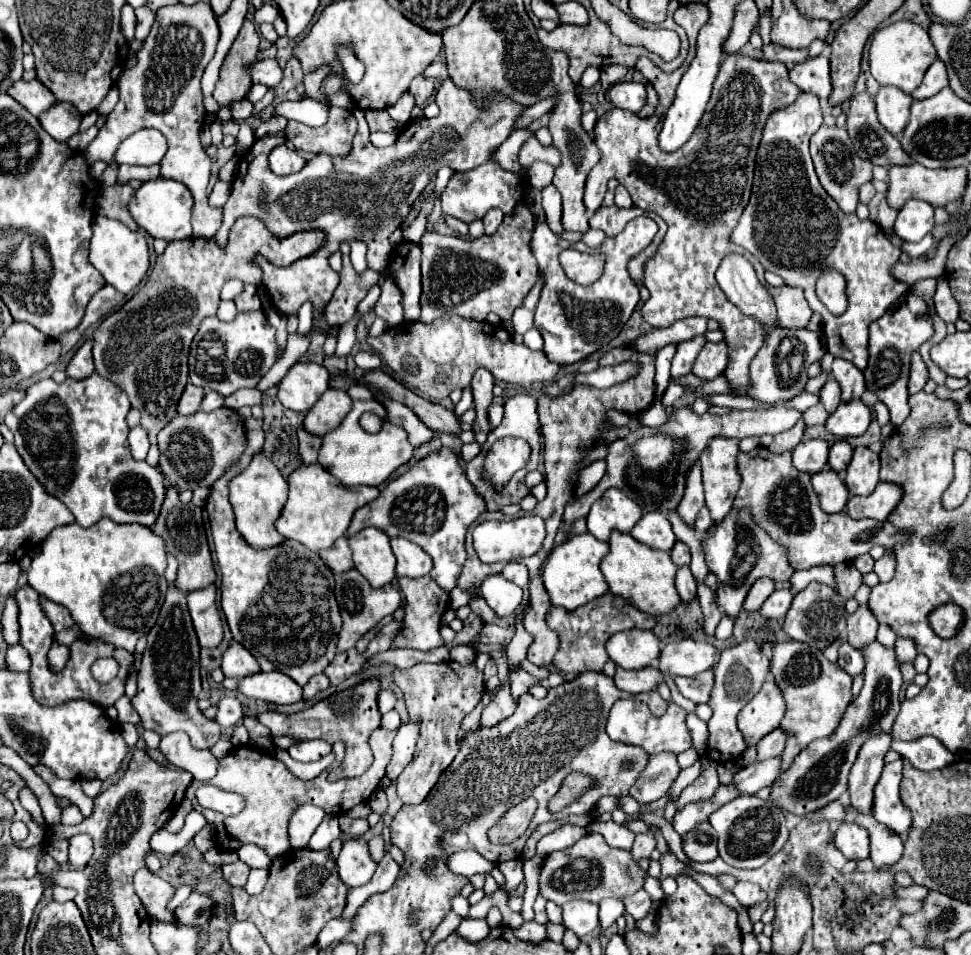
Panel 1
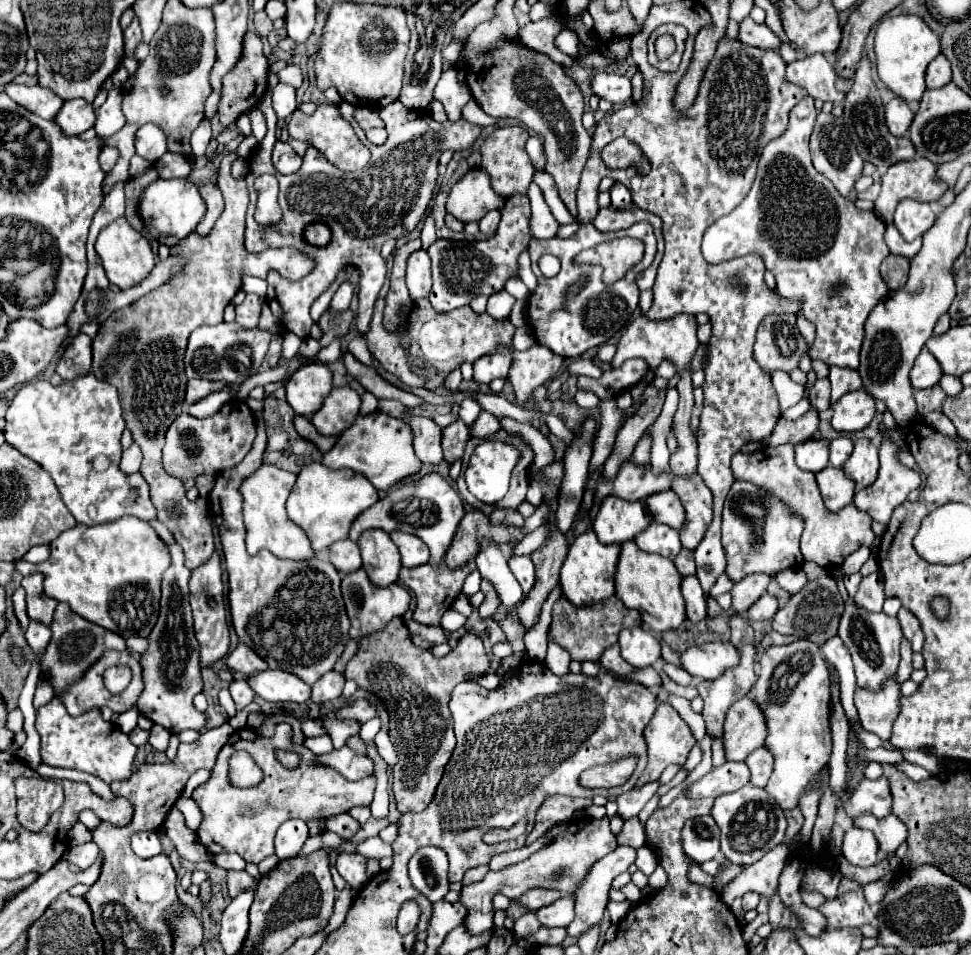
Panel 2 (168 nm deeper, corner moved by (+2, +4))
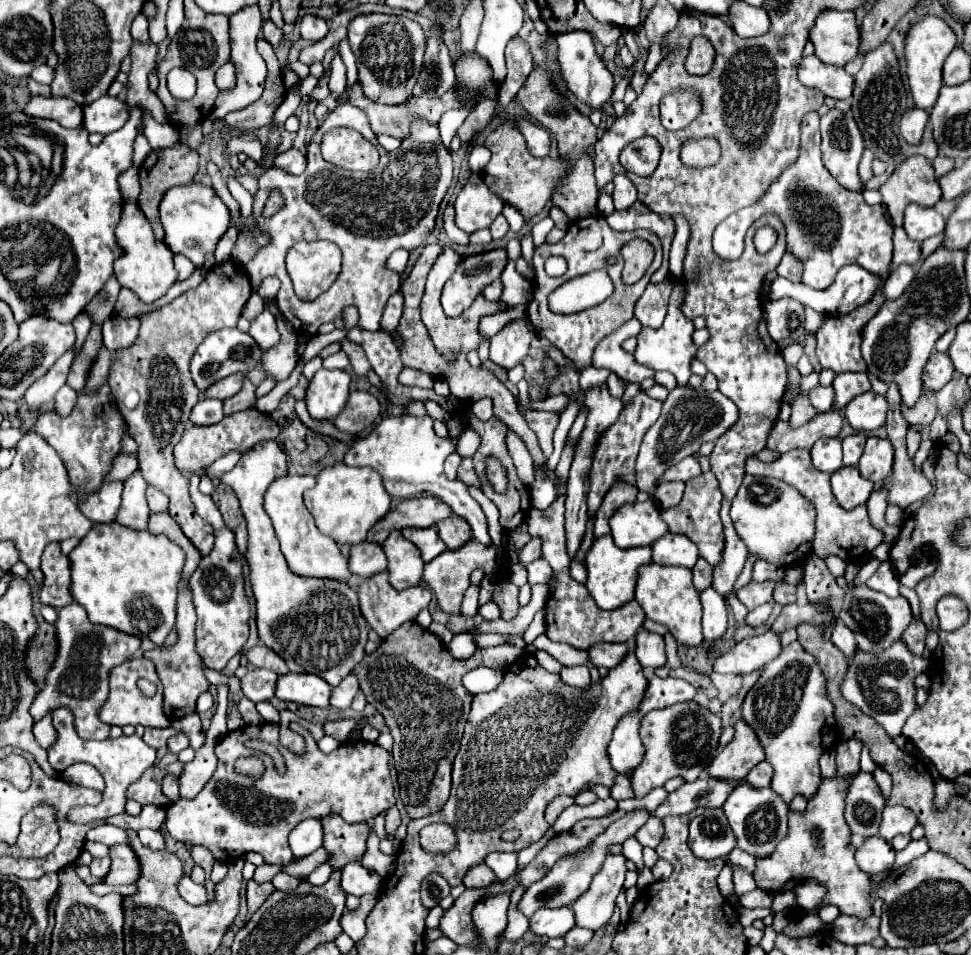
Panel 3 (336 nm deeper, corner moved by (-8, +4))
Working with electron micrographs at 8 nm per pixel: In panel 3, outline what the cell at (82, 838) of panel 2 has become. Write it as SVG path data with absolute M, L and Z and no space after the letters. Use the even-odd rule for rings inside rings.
M114 845L109 857L112 857L112 867L102 883L126 885L140 879L140 863L136 863L136 853L128 845Z

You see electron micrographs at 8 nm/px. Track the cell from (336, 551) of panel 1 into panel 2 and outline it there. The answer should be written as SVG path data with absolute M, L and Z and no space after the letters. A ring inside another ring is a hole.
M344 539L338 543L330 545L330 555L328 555L330 563L340 571L340 573L352 573L356 569L360 569L362 559L360 559L360 549L354 541Z

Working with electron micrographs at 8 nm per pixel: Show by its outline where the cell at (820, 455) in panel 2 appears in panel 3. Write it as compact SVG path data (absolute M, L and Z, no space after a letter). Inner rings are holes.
M832 437L818 439L810 453L812 453L812 463L818 471L834 473L842 467L842 445L838 439Z

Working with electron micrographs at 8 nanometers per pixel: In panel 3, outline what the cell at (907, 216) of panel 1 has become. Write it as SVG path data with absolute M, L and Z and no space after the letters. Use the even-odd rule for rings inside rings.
M916 203L906 207L904 213L904 229L910 239L924 241L932 235L938 235L944 231L944 217L938 215L932 207L920 207Z

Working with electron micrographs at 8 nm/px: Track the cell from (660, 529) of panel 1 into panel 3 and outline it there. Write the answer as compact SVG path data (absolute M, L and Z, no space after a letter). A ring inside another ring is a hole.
M668 533L652 545L652 561L658 565L682 565L692 569L698 561L698 547L686 535Z

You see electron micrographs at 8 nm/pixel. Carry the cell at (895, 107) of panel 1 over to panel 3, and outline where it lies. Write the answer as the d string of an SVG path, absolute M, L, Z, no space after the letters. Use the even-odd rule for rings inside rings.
M918 107L908 109L900 121L900 133L910 145L916 145L922 139L926 123L928 123L928 113L924 109L918 109Z

